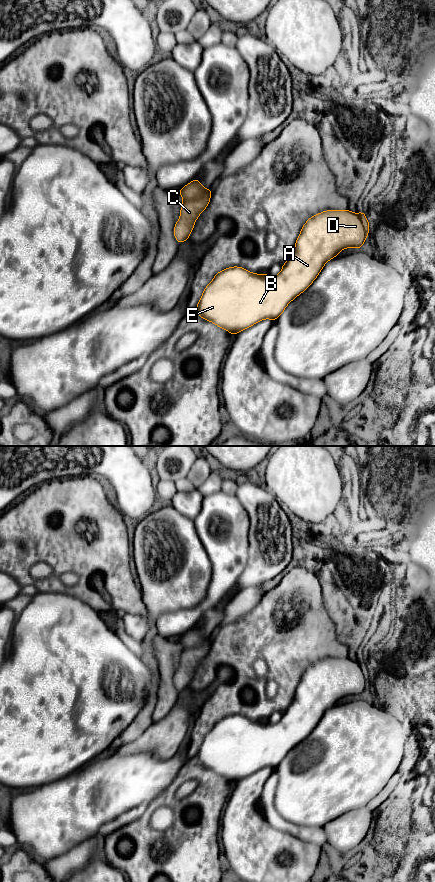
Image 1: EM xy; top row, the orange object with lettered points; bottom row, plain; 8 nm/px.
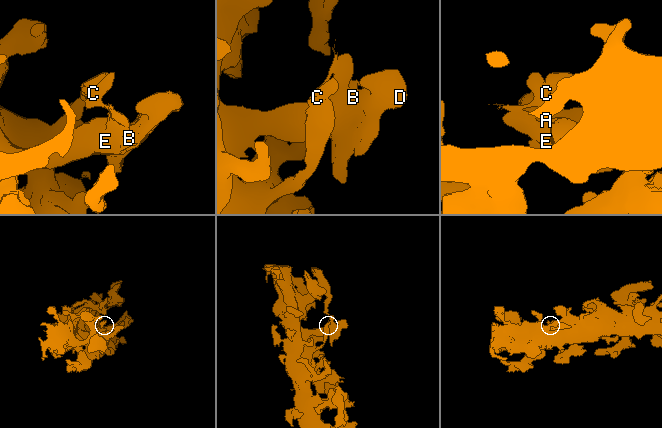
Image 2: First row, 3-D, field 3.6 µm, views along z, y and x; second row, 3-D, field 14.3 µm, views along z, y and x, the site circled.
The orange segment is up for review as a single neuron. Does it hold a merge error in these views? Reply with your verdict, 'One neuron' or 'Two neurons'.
Two neurons

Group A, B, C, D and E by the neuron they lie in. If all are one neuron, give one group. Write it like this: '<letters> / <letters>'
A B D E / C

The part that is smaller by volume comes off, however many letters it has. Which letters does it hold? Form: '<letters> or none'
C

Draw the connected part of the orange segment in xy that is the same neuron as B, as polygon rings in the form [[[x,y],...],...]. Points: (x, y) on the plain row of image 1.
[[[326,658],[310,665],[297,685],[289,707],[276,724],[256,722],[233,714],[215,722],[203,738],[194,757],[202,767],[212,770],[232,783],[248,777],[264,767],[276,768],[287,753],[306,739],[324,713],[349,695],[359,697],[369,683],[370,673],[365,661],[350,658]]]

